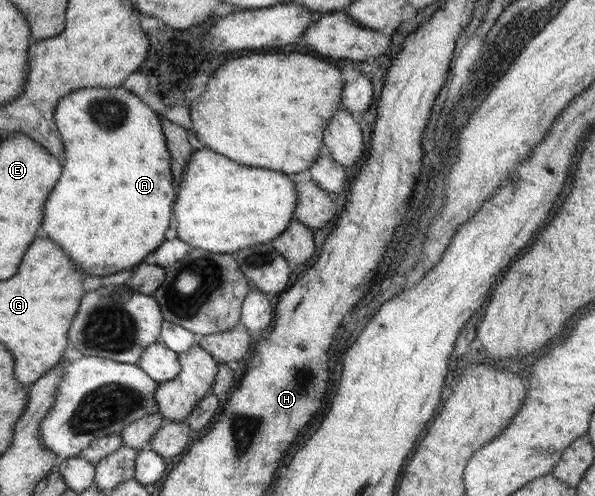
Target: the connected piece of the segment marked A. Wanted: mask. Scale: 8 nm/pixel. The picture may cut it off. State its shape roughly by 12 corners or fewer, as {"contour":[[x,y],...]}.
{"contour":[[121,85],[53,119],[63,175],[43,227],[89,275],[165,241],[160,115]]}

